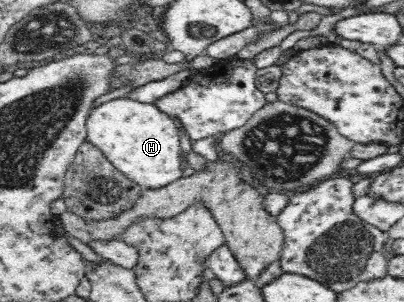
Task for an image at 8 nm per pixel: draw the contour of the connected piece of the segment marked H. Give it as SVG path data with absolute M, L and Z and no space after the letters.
M116 98L114 100L110 100L102 104L99 108L96 108L89 112L87 116L87 136L88 142L91 142L96 148L99 148L103 155L106 157L108 162L112 163L112 166L121 172L128 180L131 180L134 184L141 186L143 189L147 190L160 190L168 184L172 184L175 180L182 178L182 148L180 147L180 131L176 129L176 124L166 115L160 113L158 111L157 106L155 104L142 104L136 100L130 100L129 98Z

